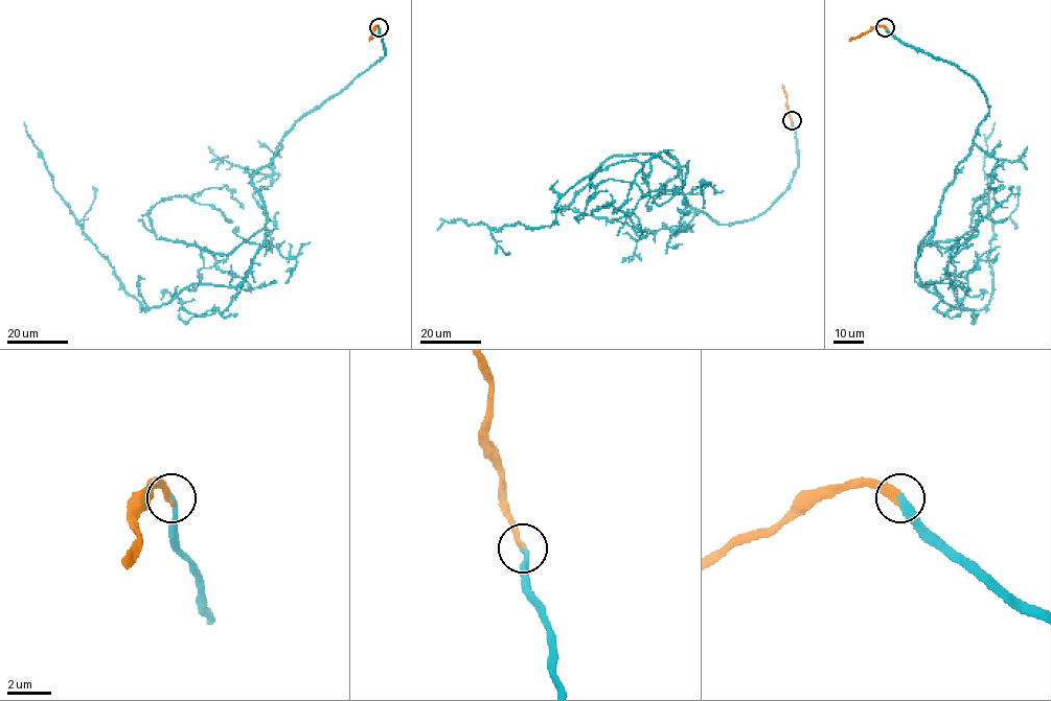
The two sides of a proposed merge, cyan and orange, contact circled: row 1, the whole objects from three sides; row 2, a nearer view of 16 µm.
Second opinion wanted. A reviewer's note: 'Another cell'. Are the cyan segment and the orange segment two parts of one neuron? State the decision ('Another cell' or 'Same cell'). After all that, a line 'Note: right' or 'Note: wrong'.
Same cell
Note: wrong

